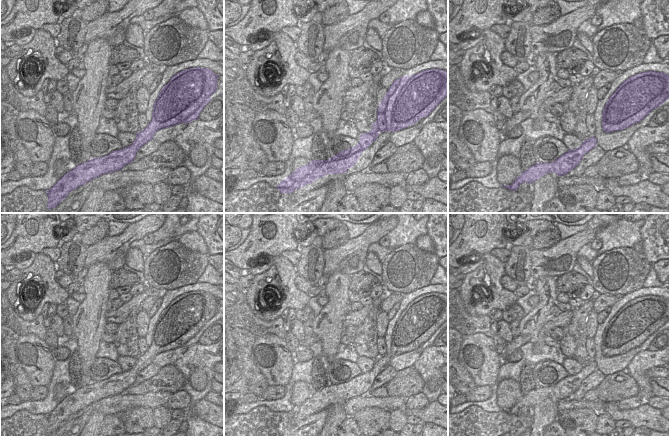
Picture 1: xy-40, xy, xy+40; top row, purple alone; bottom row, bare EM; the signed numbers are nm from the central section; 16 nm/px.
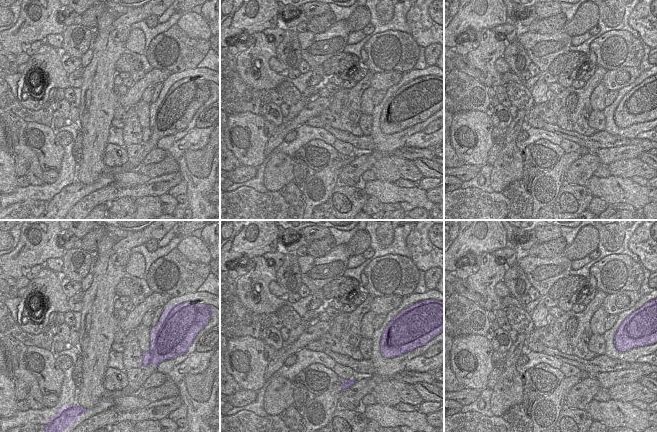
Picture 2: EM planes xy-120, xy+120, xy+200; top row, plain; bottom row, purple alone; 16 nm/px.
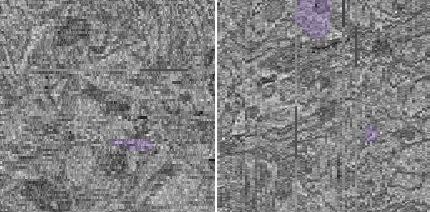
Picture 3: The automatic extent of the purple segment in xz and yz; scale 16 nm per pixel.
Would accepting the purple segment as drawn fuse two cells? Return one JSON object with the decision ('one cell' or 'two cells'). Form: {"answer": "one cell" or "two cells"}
{"answer": "one cell"}

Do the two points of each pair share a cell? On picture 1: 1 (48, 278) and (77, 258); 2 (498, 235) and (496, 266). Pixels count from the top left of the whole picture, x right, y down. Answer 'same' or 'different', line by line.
1: different
2: different

